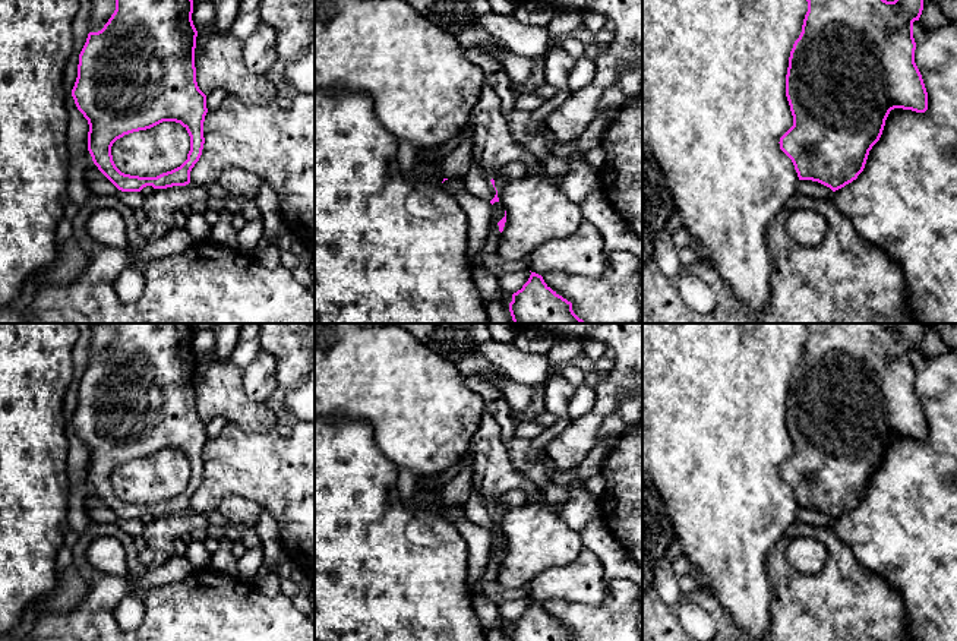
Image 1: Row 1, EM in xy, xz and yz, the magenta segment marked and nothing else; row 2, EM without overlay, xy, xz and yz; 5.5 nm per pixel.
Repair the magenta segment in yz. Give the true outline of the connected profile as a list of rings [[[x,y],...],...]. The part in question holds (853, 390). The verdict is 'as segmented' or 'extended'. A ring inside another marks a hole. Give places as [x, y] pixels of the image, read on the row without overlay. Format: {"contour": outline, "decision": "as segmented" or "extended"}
{"contour": [[[805,323],[808,340],[803,347],[802,360],[795,369],[789,385],[786,402],[786,424],[793,443],[793,454],[780,465],[780,477],[792,487],[799,508],[818,509],[833,520],[844,515],[857,506],[863,499],[869,479],[879,468],[885,448],[891,438],[903,436],[916,441],[928,438],[928,420],[922,402],[915,391],[916,370],[913,366],[913,350],[919,348],[923,338],[923,323],[897,323],[894,329],[887,329],[881,323]]], "decision": "as segmented"}

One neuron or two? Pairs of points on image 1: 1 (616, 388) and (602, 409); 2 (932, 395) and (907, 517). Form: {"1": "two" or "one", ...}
{"1": "one", "2": "one"}

